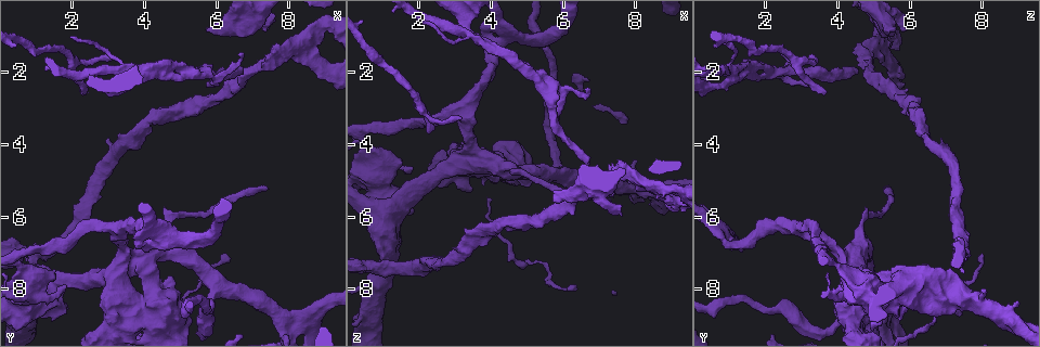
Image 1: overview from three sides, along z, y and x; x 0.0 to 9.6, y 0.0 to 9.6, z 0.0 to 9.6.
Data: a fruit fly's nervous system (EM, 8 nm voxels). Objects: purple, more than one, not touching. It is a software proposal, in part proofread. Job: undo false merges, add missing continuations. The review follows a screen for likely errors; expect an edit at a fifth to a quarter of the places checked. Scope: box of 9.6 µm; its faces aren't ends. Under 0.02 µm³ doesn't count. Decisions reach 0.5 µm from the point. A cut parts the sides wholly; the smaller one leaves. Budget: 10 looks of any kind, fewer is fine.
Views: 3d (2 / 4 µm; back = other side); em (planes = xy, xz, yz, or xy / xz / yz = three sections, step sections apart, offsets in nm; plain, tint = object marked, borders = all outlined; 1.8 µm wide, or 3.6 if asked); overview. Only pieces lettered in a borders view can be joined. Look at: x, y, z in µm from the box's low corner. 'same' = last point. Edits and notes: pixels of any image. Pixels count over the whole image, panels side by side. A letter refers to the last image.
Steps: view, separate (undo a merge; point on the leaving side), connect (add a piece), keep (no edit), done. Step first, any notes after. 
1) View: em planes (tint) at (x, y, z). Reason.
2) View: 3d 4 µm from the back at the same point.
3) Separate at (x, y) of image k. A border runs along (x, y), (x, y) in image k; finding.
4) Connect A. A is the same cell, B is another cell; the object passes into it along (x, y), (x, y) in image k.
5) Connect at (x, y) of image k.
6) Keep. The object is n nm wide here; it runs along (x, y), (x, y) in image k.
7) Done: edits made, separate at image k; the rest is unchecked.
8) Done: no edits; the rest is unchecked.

View: 3d 4 µm from the back at (5.70, 0.85, 5.50). Free end.

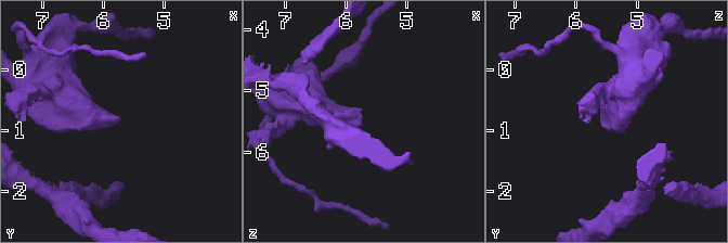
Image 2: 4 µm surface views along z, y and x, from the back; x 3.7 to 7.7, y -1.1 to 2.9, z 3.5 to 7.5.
View: em planes (plain) at (5.75, 0.80, 5.50).

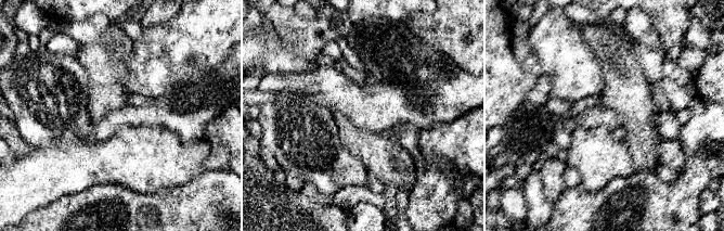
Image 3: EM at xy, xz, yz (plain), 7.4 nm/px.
View: em planes (borders) at the same point. See the neighbours.

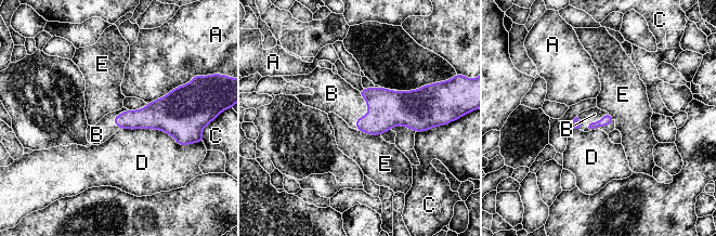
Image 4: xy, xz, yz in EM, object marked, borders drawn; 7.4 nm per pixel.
Connect B. The longest contact is with D, 550 nm; B is the same cell, A, C, D and E are other cells; the neuron continues.

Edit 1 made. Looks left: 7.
View: overview. See it whole again.

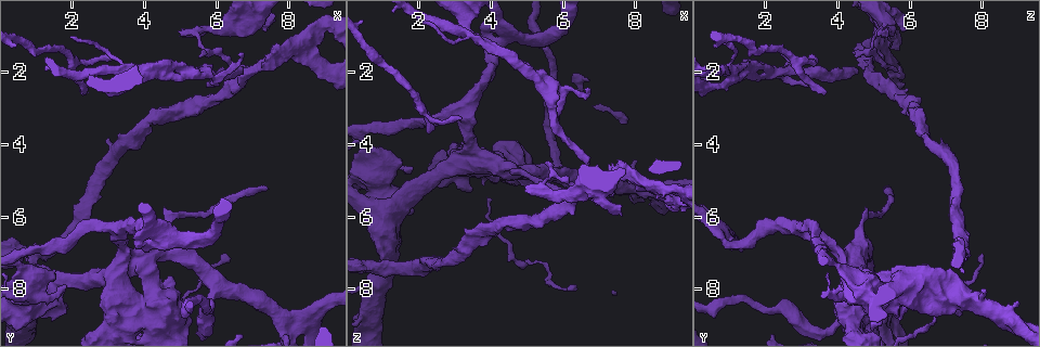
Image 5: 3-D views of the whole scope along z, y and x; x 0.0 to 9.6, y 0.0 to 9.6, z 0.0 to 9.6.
View: 3d 4 µm at (5.25, 2.00, 2.15). Side arm on a straight run.

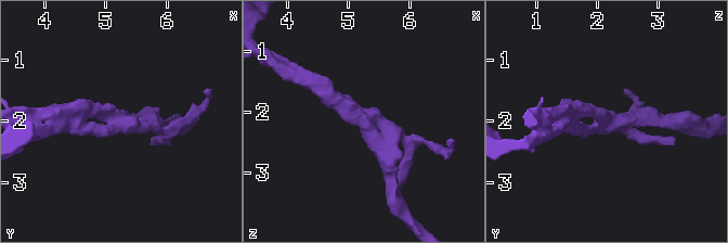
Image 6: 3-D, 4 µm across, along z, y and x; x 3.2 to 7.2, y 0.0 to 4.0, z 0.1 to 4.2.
View: em planes (borders) at (5.30, 1.95, 2.20).

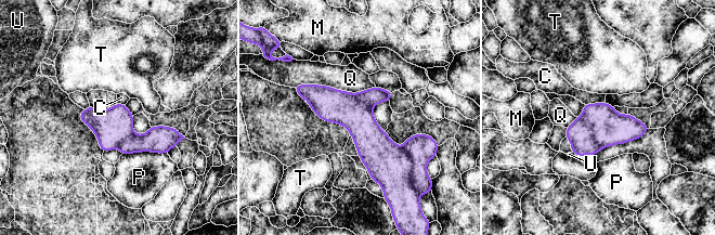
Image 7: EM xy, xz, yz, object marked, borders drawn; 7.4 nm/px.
Keep. C, M, P, Q, T and U are other cells; it runs along (302, 91), (386, 151), (423, 136) in image 7; continuous, no second neuron.

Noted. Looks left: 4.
View: em planes (tint) at (8.60, 0.95, 5.25). Sharp bend.

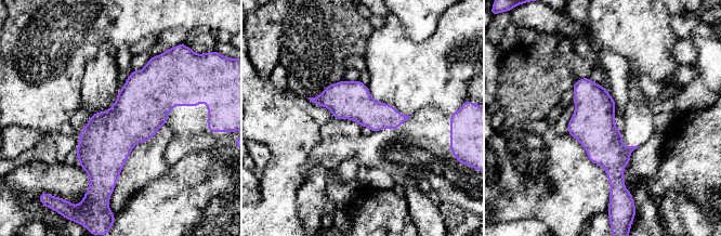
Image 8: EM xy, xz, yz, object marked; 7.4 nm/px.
View: em planes (borders) at the same point. What lies round it.

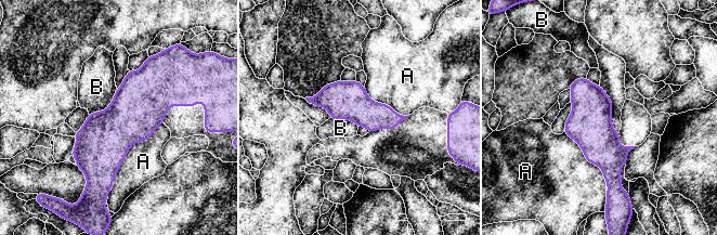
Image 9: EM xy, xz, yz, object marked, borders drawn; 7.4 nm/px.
Keep. A and B are other cells; a border runs along (117, 89), (104, 109), (89, 115) in image 9; one neuron here.

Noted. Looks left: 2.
View: em 3.6 µm planes (tint) at (3.65, 2.20, 1.05). Three-way junction.

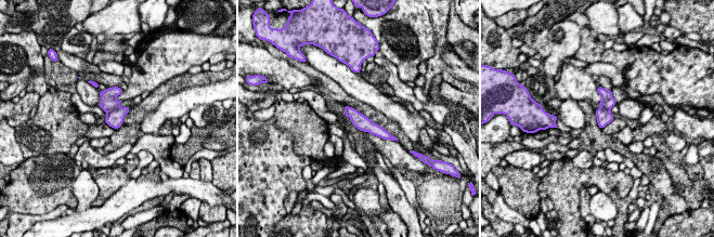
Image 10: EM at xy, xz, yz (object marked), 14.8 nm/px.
View: em 3.6 µm planes (borders) at the same point.

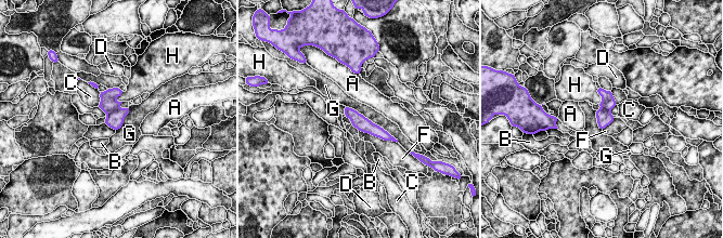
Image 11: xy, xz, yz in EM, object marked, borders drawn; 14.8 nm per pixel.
Keep. The longest contact is with G, 850 nm; A, B, C, D, F, G and H are other cells; it runs along (347, 110), (363, 124), (385, 134) in image 11; all the same neuron.

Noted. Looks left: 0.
Done: edits made, connect at image 4; the rest is unchecked.

